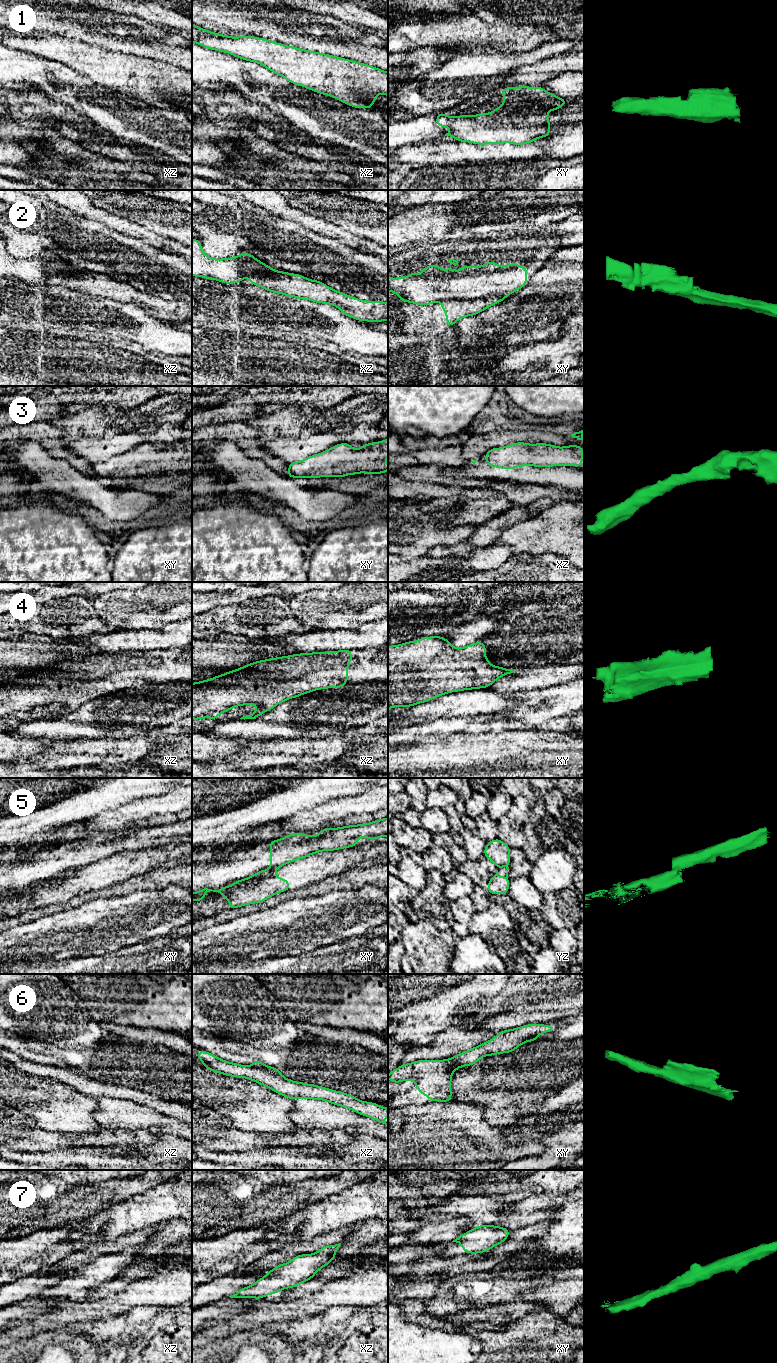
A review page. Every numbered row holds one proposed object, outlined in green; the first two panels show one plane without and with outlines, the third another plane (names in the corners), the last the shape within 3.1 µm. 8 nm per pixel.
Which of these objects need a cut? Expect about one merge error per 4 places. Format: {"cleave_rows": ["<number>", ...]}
{"cleave_rows": ["2", "5", "6"]}

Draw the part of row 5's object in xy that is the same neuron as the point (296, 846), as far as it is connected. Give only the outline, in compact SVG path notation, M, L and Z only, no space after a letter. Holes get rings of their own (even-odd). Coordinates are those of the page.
M388 817L370 823L324 828L317 836L294 833L270 841L270 867L281 867L321 851L334 851L358 845L359 837L376 840L388 837Z

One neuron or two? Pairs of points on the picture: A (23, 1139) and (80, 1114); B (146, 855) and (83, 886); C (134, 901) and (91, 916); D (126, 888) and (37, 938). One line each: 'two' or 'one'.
A: two
B: one
C: one
D: two

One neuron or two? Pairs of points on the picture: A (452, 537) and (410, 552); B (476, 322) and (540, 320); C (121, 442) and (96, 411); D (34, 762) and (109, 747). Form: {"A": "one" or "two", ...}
{"A": "one", "B": "one", "C": "one", "D": "one"}

